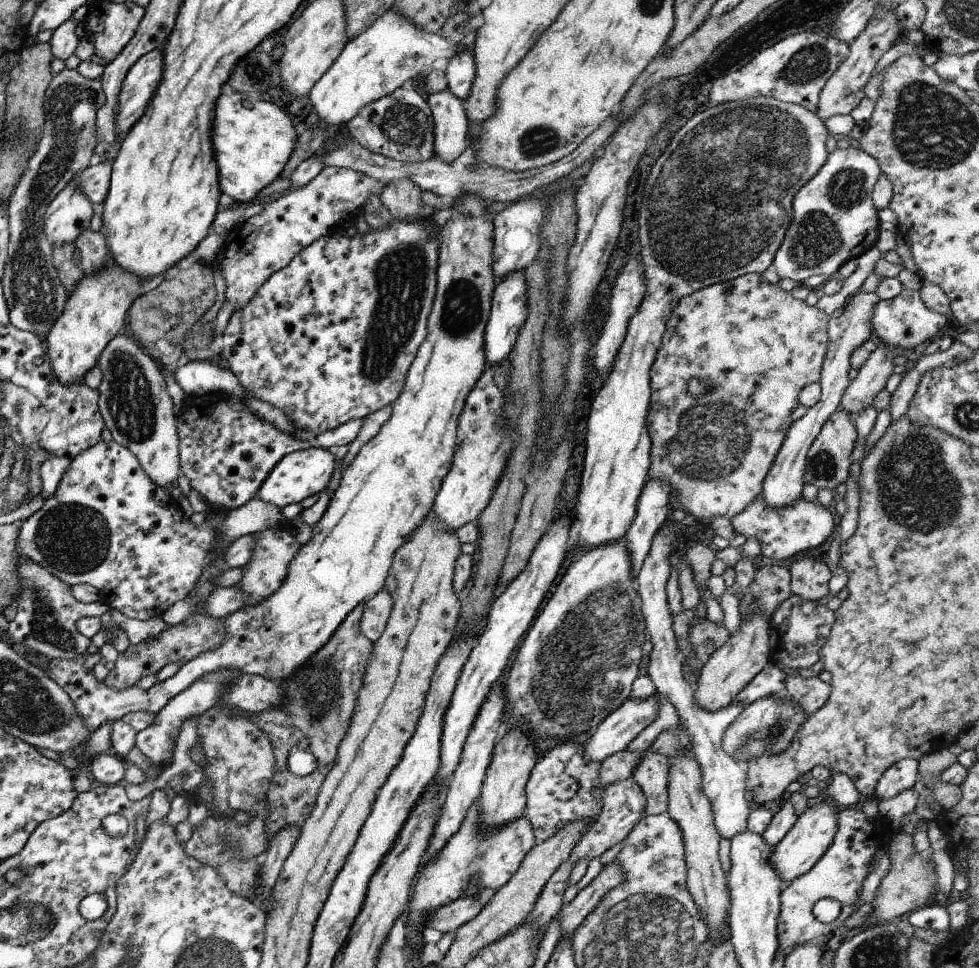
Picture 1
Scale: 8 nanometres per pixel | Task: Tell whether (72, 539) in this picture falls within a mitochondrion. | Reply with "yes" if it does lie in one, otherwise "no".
yes

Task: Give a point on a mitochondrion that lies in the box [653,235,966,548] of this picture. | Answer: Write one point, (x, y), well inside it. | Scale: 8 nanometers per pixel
(917, 490)

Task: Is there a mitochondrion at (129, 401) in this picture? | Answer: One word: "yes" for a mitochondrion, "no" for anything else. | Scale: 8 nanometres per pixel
yes

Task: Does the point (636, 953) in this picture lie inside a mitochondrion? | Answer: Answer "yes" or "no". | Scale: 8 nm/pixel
yes

